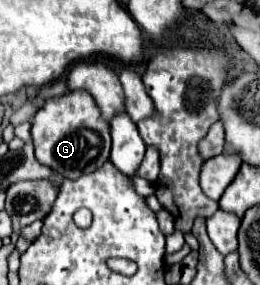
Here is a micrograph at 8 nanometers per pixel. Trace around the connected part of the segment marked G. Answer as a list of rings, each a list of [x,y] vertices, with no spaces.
[[[86,90],[48,98],[34,116],[32,138],[38,162],[68,180],[98,170],[110,158],[110,126],[106,126],[96,100]]]

